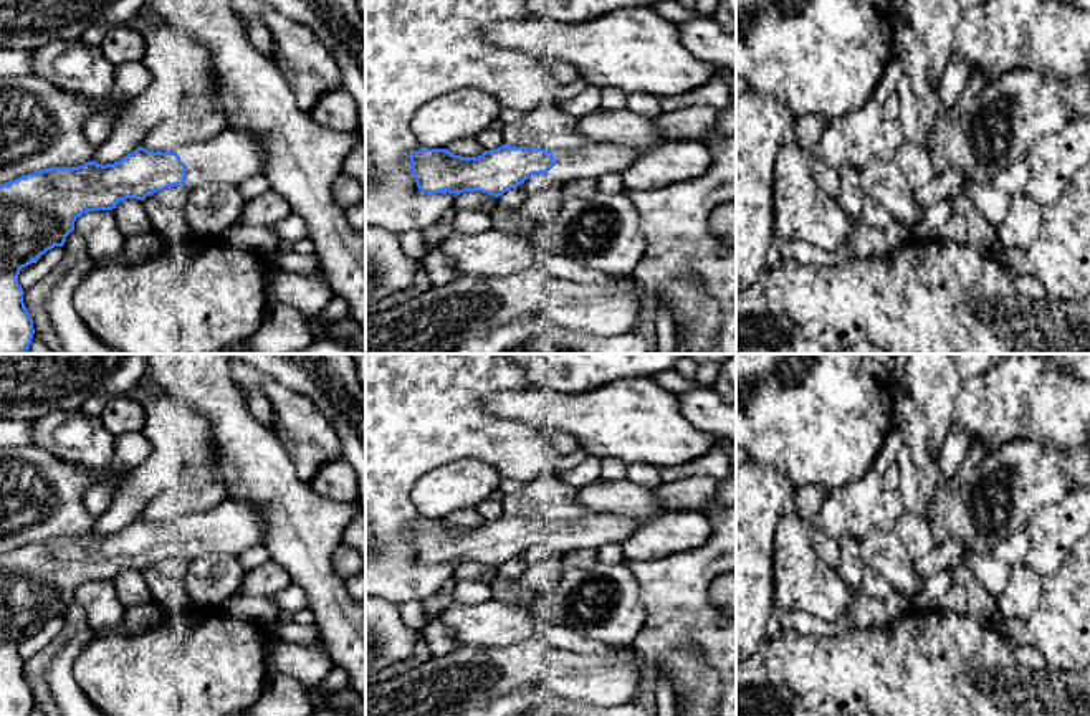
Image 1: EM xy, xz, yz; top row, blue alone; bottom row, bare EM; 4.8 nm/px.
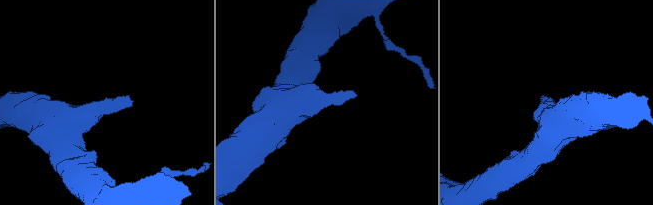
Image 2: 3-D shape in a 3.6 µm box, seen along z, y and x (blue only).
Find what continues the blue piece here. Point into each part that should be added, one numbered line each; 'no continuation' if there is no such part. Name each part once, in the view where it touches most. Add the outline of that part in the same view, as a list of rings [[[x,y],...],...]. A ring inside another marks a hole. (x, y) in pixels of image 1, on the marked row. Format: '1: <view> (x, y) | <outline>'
1: xy (229, 156) | [[[222,129],[212,137],[180,146],[175,152],[187,165],[189,189],[212,182],[238,185],[263,174],[266,167],[266,139],[246,131]]]

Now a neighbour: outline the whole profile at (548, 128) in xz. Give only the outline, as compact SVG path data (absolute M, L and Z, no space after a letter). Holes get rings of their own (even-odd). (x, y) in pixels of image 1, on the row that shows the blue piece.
M556 101L544 103L518 122L504 126L503 142L513 147L546 150L581 149L590 142L579 132L577 119L562 112Z

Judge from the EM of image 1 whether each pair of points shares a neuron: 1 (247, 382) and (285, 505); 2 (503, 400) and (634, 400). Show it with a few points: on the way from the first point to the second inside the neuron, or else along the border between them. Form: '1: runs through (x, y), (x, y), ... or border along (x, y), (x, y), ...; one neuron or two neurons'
1: border along (230, 371), (245, 396); two neurons
2: runs through (536, 407), (601, 407); one neuron

